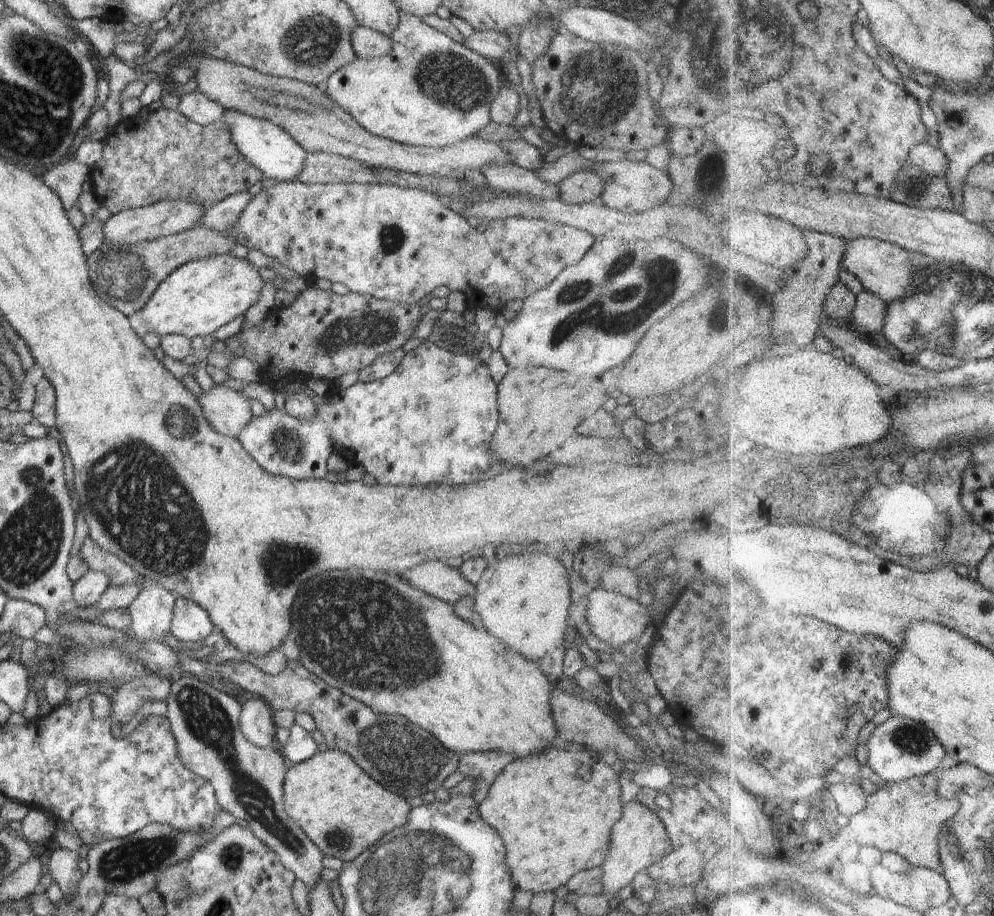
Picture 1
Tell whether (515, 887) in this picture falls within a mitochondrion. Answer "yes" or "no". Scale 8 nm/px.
no

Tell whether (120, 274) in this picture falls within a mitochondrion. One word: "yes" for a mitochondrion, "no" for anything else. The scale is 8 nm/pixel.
yes

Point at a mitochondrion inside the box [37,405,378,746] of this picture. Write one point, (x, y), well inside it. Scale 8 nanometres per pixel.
(141, 505)

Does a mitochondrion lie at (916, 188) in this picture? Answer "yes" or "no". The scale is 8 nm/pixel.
yes

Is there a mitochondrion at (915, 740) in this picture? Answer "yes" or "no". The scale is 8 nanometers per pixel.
yes

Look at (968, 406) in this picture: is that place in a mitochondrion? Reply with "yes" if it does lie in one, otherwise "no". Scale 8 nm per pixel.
no

